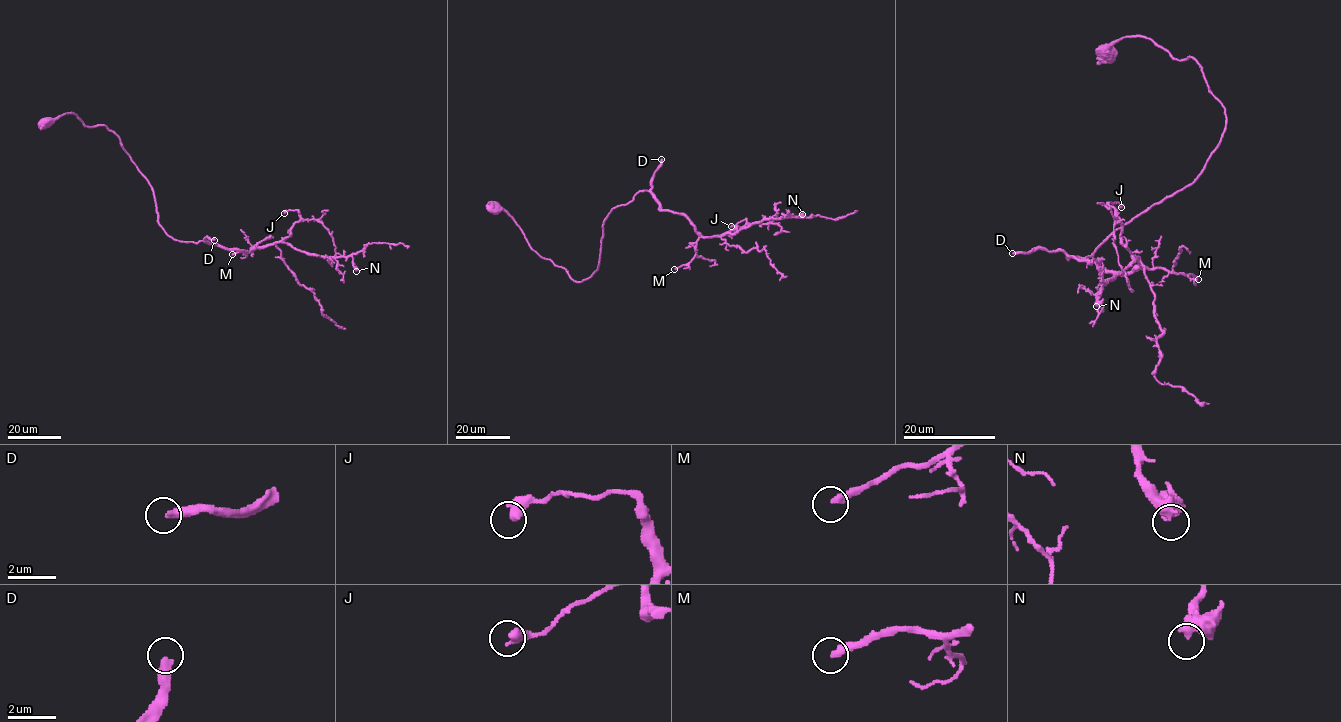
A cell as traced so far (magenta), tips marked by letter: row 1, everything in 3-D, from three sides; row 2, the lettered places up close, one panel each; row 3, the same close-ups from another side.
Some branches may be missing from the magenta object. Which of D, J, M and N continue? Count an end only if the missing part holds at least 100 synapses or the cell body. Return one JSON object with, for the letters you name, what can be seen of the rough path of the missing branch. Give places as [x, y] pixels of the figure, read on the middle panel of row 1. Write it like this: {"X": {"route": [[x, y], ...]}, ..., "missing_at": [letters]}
{"missing_at": ["D"]}

